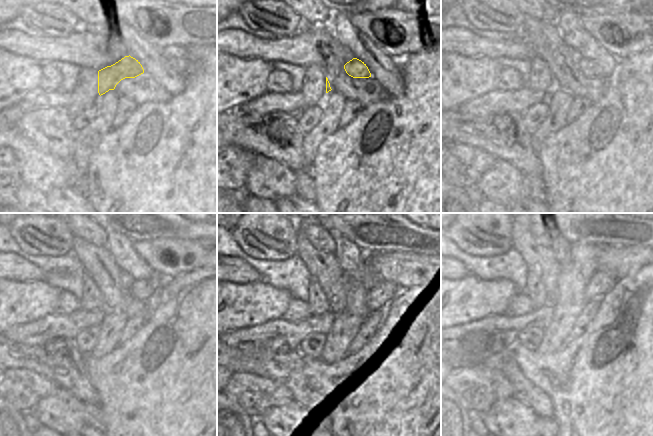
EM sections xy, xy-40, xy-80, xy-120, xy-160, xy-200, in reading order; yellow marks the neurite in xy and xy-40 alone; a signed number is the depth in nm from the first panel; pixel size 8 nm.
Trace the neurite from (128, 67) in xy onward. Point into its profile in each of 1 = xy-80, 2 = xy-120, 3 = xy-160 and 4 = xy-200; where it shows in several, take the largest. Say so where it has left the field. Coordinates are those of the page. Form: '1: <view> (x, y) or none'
1: xy-80 (590, 69)
2: xy-120 (143, 290)
3: xy-160 (377, 291)
4: xy-200 (601, 282)

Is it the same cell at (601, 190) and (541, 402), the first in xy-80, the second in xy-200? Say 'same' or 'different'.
different

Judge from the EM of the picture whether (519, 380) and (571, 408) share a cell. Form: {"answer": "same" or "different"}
{"answer": "different"}

